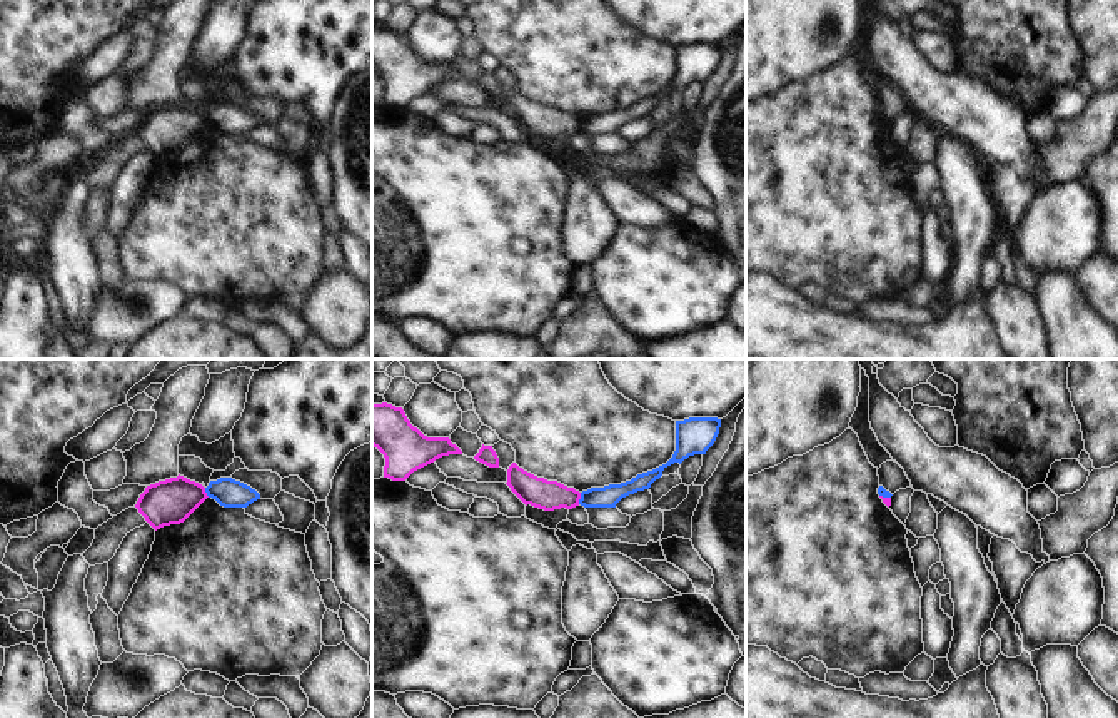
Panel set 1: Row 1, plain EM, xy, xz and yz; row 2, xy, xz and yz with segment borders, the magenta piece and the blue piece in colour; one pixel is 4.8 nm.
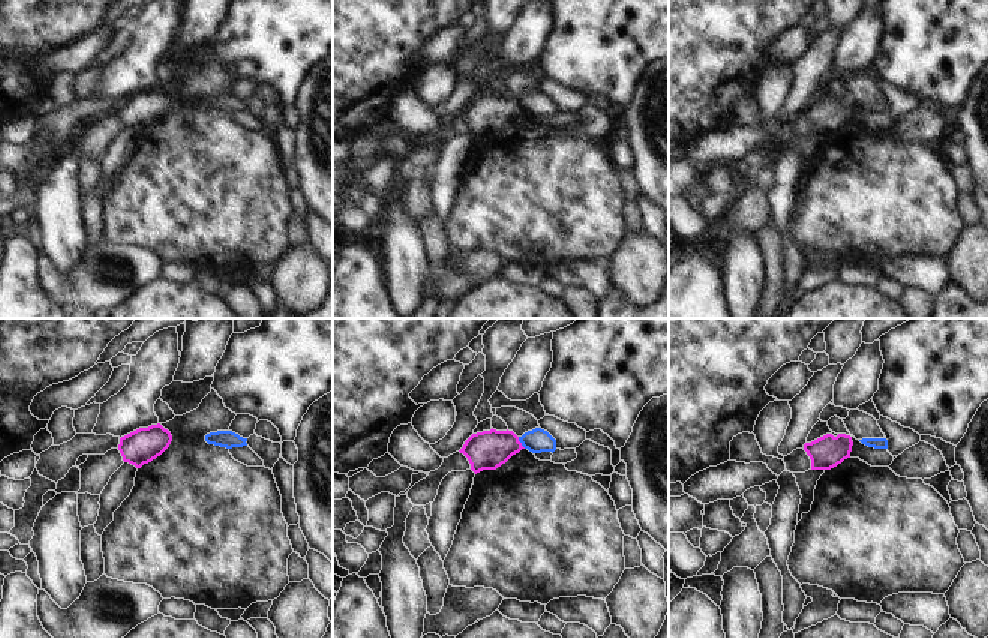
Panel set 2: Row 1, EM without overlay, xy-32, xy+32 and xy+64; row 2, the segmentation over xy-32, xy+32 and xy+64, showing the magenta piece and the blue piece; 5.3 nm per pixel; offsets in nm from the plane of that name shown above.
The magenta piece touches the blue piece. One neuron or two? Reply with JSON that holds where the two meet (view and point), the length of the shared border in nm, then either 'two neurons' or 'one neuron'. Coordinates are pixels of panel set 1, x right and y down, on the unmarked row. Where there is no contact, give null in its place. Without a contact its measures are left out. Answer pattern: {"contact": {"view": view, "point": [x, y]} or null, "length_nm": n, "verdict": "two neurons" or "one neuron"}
{"contact": {"view": "xz", "point": [579, 124]}, "length_nm": 60, "verdict": "two neurons"}

